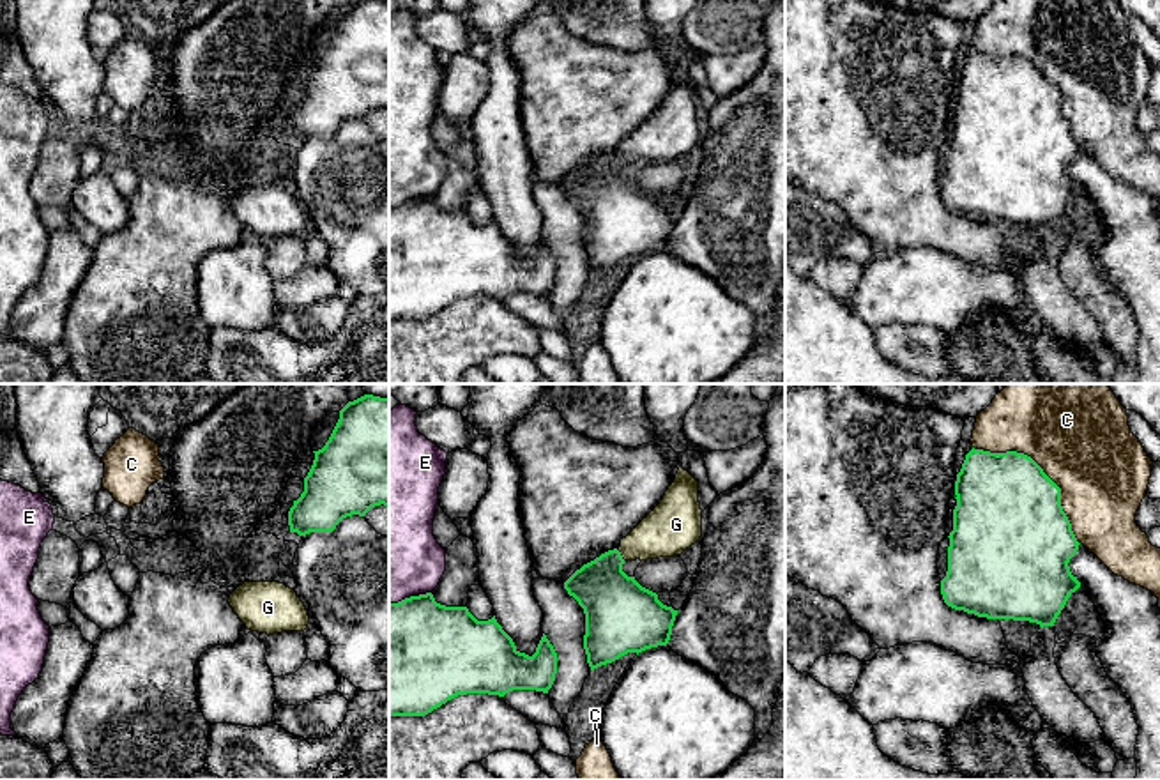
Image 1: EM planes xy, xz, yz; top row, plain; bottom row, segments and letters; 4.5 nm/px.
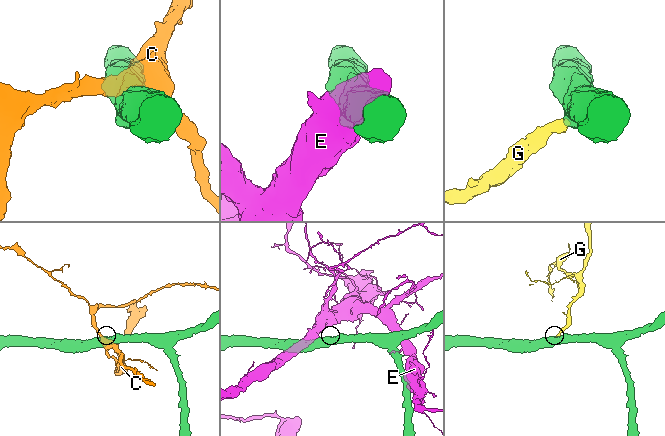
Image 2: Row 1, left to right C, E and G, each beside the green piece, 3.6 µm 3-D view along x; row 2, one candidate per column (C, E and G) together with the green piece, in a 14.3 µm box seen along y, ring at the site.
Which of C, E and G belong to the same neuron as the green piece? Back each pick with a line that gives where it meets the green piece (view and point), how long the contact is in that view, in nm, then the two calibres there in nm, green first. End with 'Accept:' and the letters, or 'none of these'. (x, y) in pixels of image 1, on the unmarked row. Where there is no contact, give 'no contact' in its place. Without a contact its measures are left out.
G: contact xz (621, 160); length 60 nm; calibres 300 and 240 nm
Accept: G

